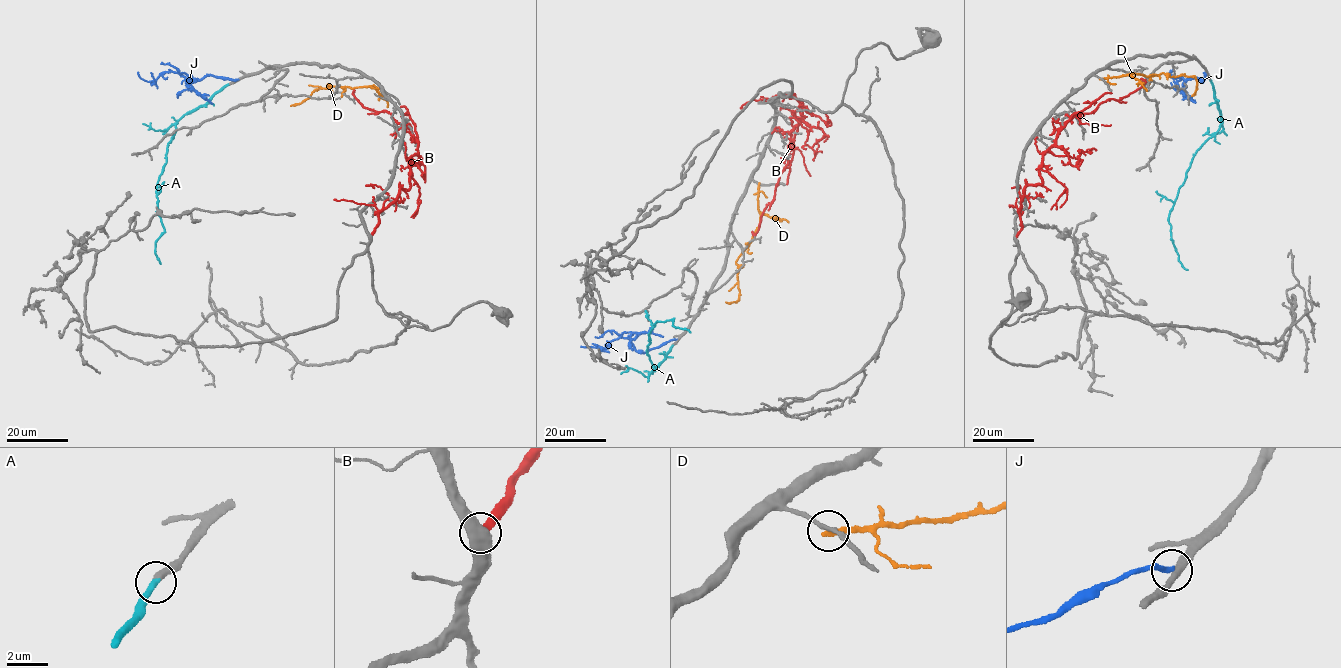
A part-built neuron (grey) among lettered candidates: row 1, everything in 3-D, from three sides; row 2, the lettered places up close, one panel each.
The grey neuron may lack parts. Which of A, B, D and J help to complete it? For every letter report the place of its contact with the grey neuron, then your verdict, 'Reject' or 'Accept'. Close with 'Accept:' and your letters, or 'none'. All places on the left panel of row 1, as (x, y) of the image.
A: Touches grey at (229, 84). Accept
B: Touches grey at (370, 236). Reject
D: Touches grey at (380, 88). Reject
J: Touches grey at (238, 79). Reject
Accept: A

